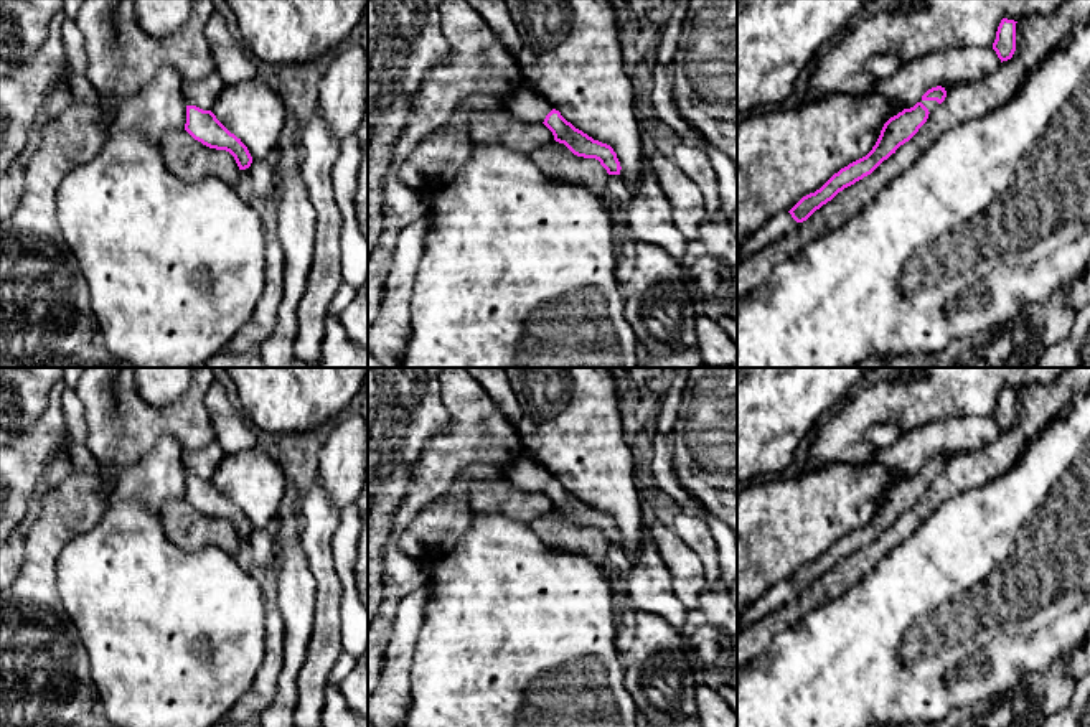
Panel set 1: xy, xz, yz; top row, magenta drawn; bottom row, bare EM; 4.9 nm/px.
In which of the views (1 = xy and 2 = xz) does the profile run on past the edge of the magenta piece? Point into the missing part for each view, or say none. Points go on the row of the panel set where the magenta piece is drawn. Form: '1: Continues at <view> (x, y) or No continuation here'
1: No continuation here
2: No continuation here

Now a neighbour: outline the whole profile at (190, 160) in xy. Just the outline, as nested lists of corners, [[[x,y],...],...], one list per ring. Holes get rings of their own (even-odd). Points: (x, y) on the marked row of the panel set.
[[[185,129],[167,132],[160,147],[167,168],[186,183],[214,176],[236,188],[239,181],[239,167],[229,152],[203,145]]]

